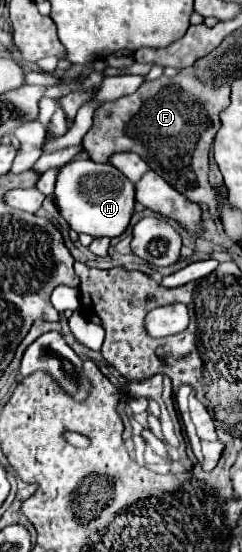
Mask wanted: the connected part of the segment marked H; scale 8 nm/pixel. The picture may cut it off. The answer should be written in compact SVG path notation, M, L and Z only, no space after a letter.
M92 160L68 162L60 168L54 202L62 216L68 220L70 228L76 232L86 232L90 236L120 236L134 214L134 184L112 164L98 164Z

